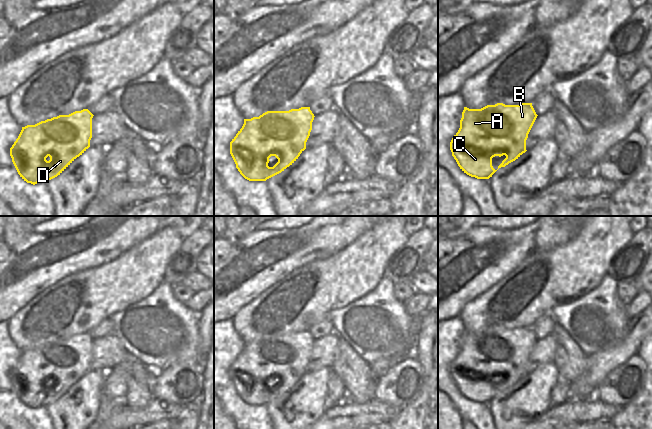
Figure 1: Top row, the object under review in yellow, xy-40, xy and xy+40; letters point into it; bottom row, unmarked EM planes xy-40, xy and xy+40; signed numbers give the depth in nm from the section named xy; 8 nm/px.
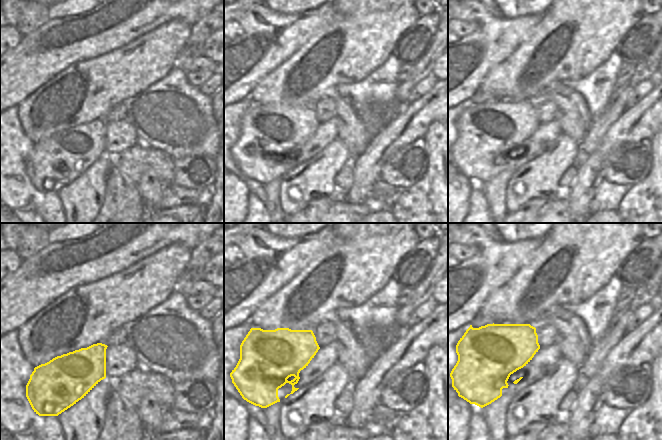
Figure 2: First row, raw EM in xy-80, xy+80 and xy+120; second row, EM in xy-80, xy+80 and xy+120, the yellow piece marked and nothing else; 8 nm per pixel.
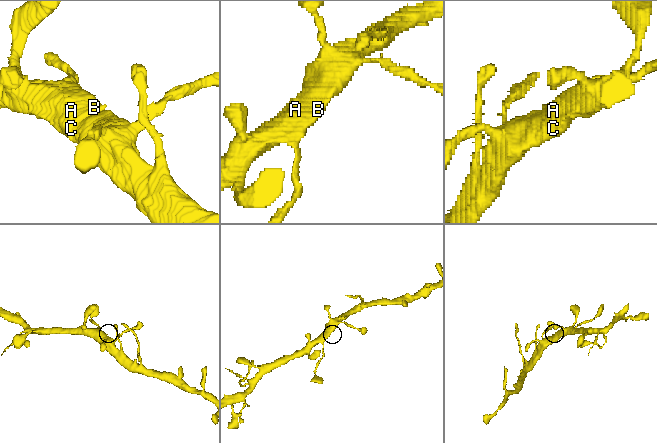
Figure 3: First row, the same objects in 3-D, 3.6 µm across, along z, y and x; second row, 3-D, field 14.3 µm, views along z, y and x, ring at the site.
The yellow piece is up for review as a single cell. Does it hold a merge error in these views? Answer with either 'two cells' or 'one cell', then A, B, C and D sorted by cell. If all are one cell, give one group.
one cell; A B C D

